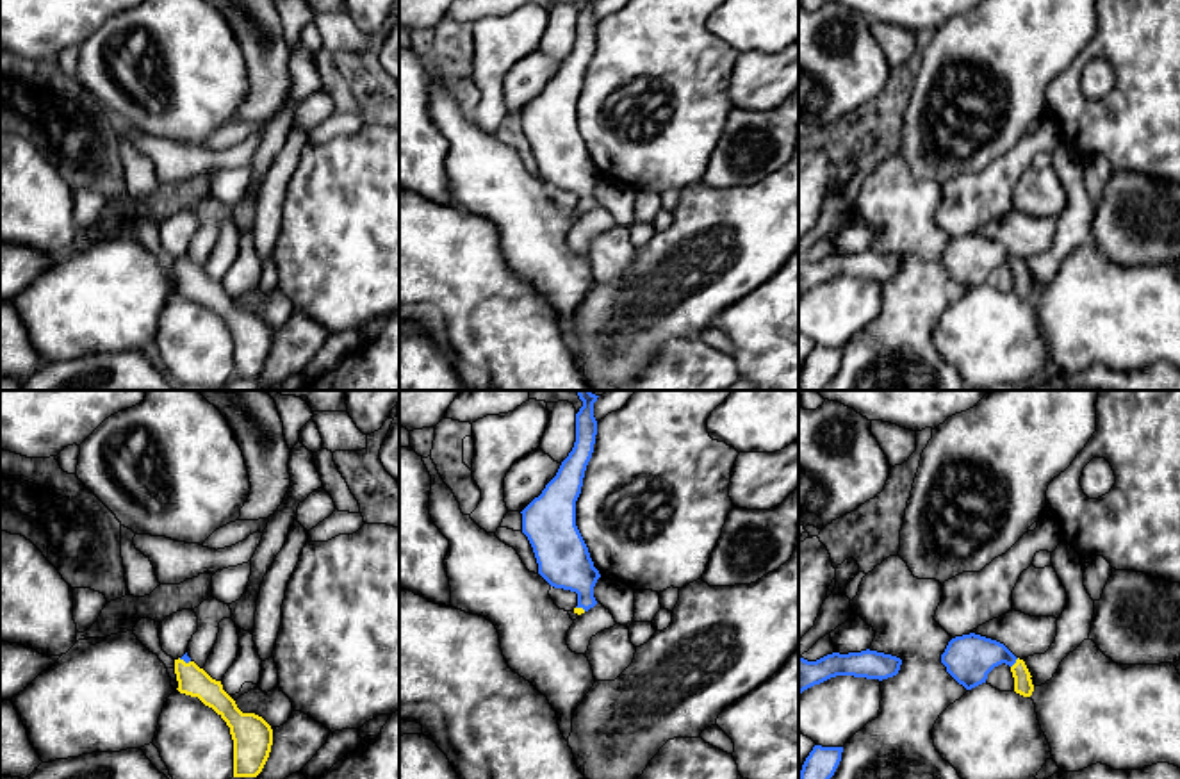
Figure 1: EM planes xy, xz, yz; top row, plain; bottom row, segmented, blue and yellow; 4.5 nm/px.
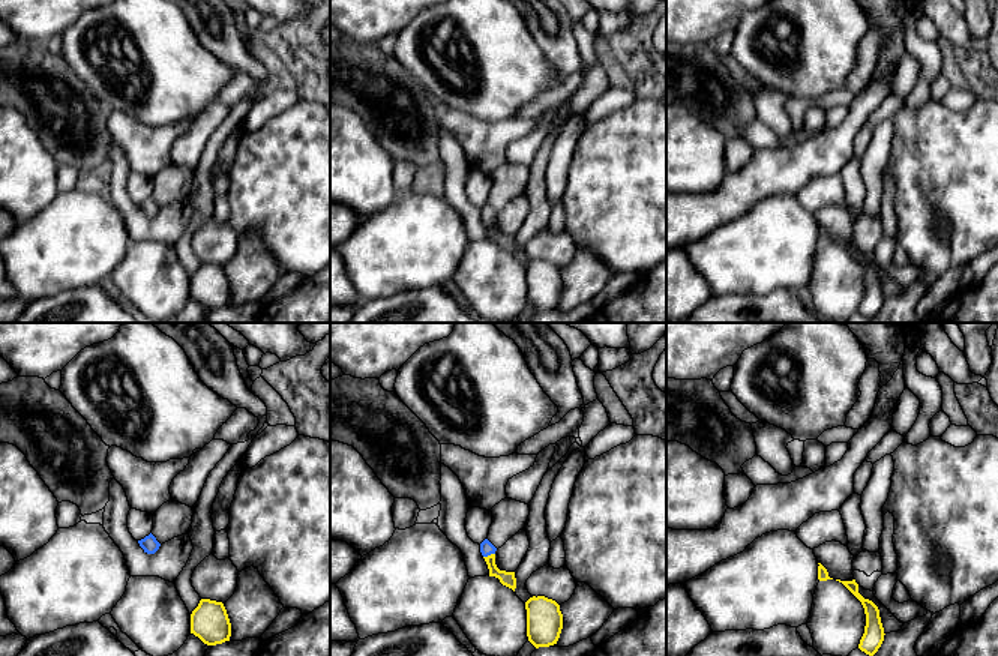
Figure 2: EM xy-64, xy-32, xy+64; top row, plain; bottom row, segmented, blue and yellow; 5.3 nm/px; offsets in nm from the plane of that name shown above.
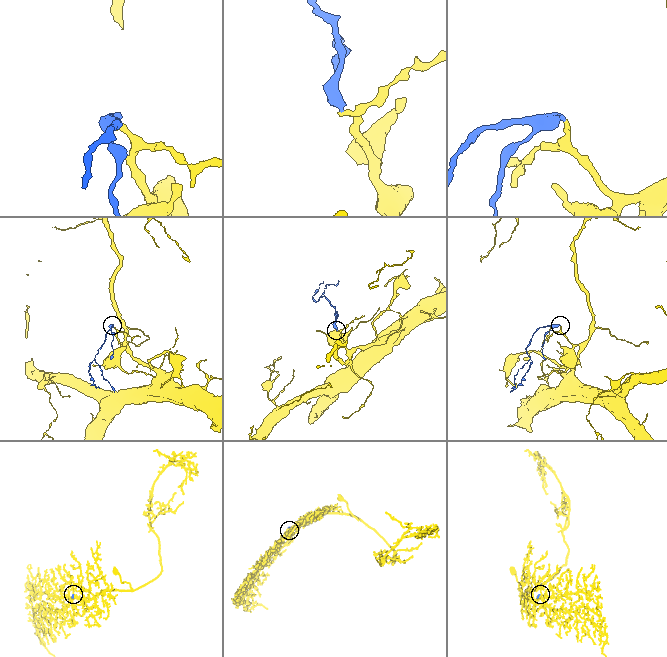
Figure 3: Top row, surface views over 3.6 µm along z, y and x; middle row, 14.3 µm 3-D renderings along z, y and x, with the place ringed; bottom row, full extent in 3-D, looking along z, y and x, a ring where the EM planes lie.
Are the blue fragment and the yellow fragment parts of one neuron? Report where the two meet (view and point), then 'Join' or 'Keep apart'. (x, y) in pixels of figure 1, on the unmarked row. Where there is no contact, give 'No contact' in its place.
Touches blue at yz (1015, 262). Join

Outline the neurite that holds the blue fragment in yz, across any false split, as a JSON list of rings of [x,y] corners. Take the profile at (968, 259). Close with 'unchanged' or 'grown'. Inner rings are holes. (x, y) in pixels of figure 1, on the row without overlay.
[[[975,234],[952,239],[941,255],[941,264],[966,291],[986,283],[987,275],[1005,264],[1014,278],[1014,292],[1023,298],[1030,298],[1034,292],[1025,262],[1016,258],[1004,244]]]; grown

